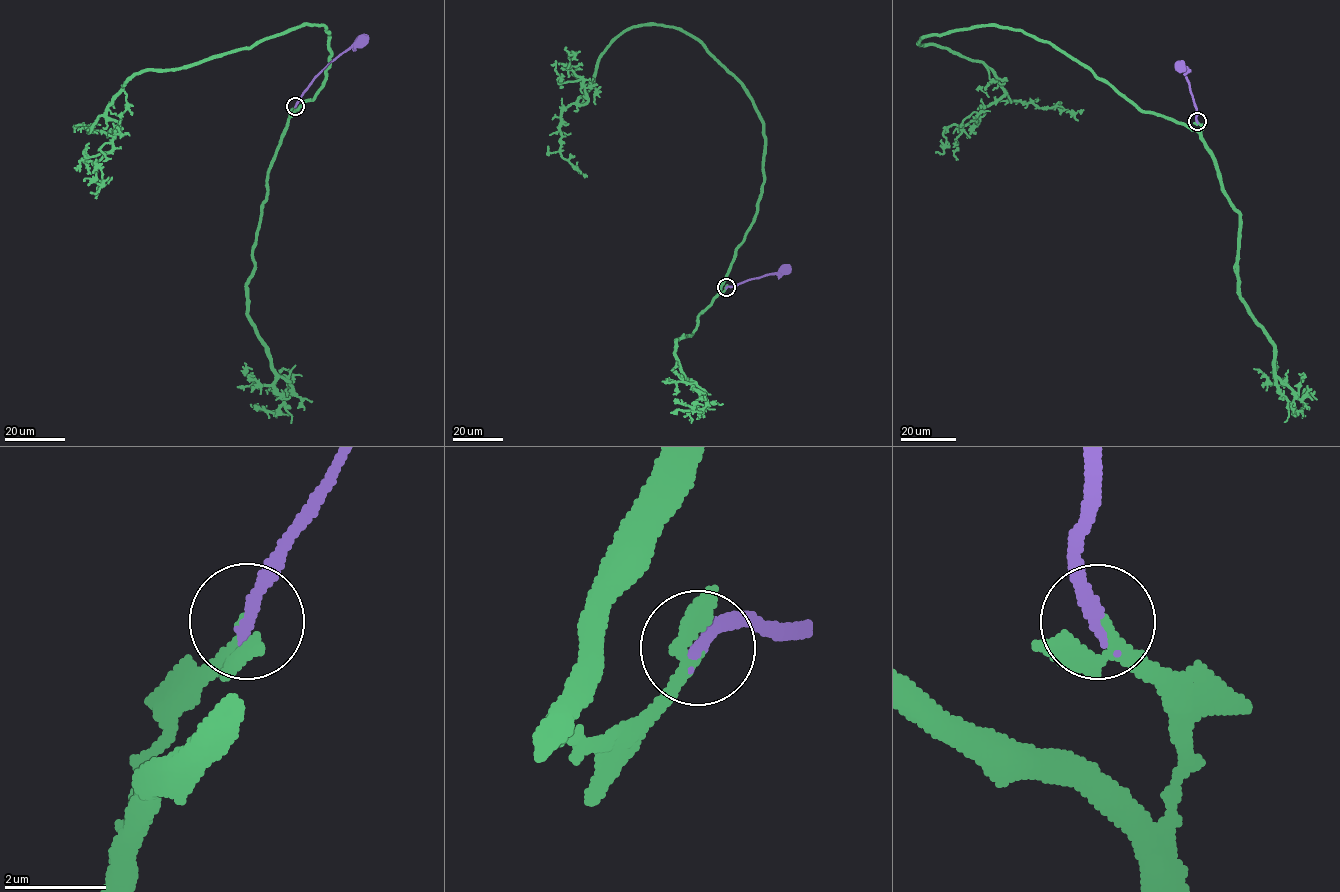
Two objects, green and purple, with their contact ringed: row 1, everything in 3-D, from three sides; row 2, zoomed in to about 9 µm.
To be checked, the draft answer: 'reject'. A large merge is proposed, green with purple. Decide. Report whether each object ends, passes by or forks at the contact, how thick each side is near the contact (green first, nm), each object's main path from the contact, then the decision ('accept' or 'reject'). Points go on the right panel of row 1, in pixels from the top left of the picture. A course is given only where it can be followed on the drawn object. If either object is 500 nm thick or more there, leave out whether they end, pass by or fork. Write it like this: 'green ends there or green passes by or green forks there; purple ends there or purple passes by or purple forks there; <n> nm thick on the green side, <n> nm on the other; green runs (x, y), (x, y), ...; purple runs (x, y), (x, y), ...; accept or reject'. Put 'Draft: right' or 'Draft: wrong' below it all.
green passes by; purple ends there; 190 nm thick on the green side, 300 nm on the other; green runs (1197, 121), (1139, 110), (1021, 31), (974, 25), (919, 44), (981, 61), (1004, 94), (935, 152); purple runs (1197, 121), (1189, 83), (1184, 72), (1179, 68); accept
Draft: wrong

